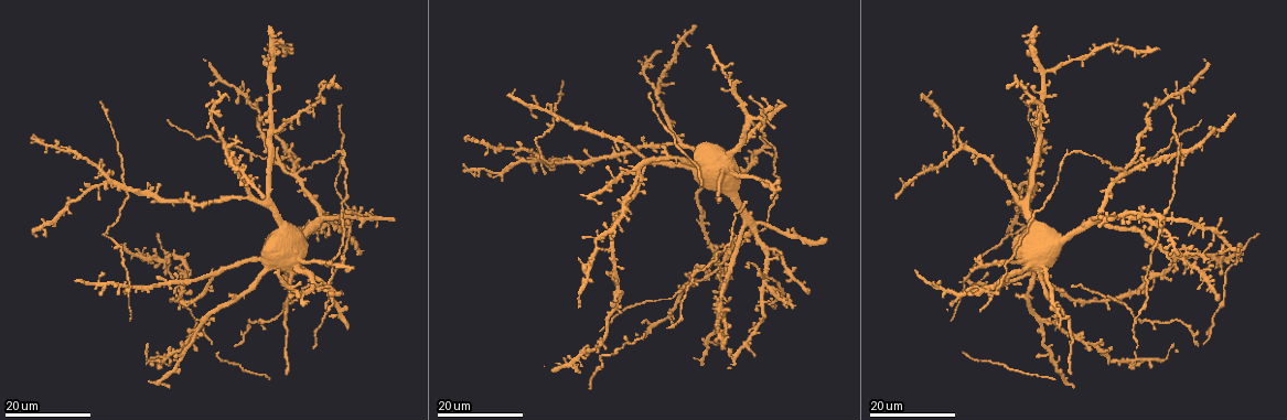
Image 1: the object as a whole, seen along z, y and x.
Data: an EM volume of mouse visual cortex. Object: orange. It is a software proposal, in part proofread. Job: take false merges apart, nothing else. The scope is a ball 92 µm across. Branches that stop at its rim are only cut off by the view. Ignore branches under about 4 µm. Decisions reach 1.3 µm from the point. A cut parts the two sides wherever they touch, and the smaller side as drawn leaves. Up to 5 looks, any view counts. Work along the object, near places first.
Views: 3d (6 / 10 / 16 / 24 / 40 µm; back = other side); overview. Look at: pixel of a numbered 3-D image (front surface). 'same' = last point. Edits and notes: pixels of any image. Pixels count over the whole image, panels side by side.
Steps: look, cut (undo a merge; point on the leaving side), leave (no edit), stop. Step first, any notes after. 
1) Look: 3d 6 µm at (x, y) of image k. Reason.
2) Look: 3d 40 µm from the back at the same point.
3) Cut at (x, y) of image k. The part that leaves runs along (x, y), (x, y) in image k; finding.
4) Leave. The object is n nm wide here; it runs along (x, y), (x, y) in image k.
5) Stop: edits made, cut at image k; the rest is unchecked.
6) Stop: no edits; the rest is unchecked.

Look: 3d 24 µm at (122, 182) of image 1. Small branch off a trunk.

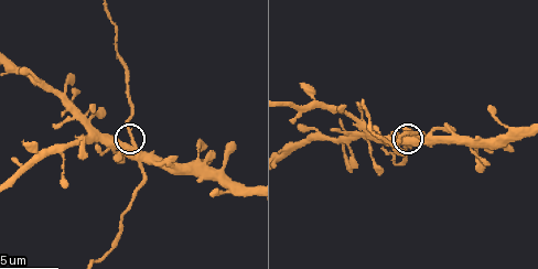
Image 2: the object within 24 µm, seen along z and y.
Look: 3d 6 µm at (134, 141) of image 2. Closer look.

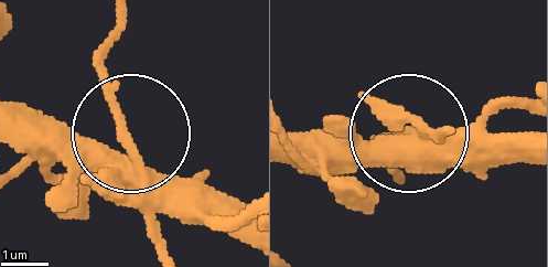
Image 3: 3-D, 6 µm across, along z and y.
Leave. The object is 290 nm wide here; all the same neuron.

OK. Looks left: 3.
Look: 3d 24 µm at (1125, 172) of image 1.

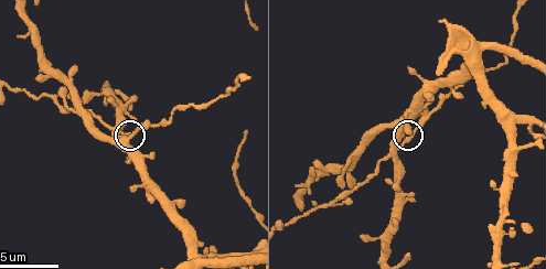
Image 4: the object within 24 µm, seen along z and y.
Look: 3d 6 µm at (410, 139) of image 4.

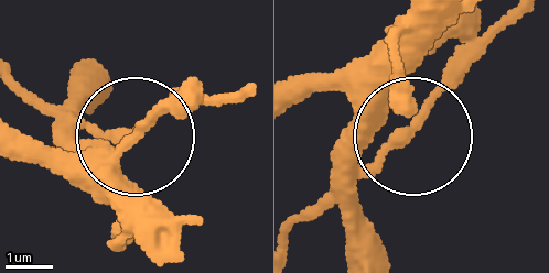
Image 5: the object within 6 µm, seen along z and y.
Leave. The object is 250 nm wide here; continuous, no second neuron.

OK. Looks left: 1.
Stop: no edits; the rest is unchecked.

